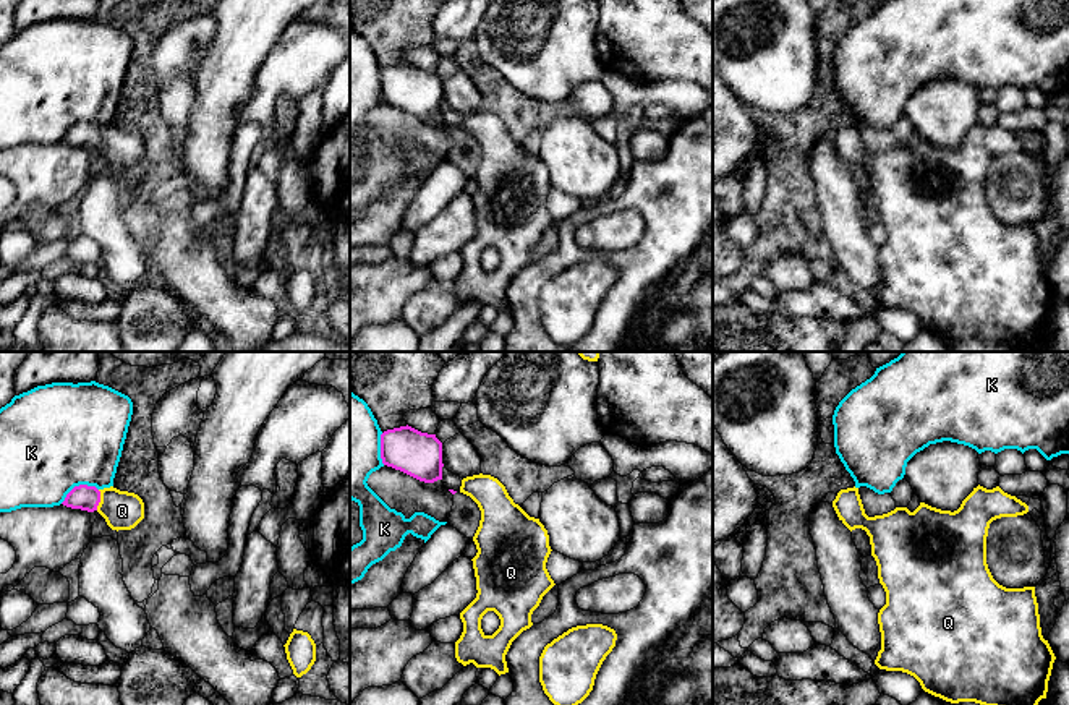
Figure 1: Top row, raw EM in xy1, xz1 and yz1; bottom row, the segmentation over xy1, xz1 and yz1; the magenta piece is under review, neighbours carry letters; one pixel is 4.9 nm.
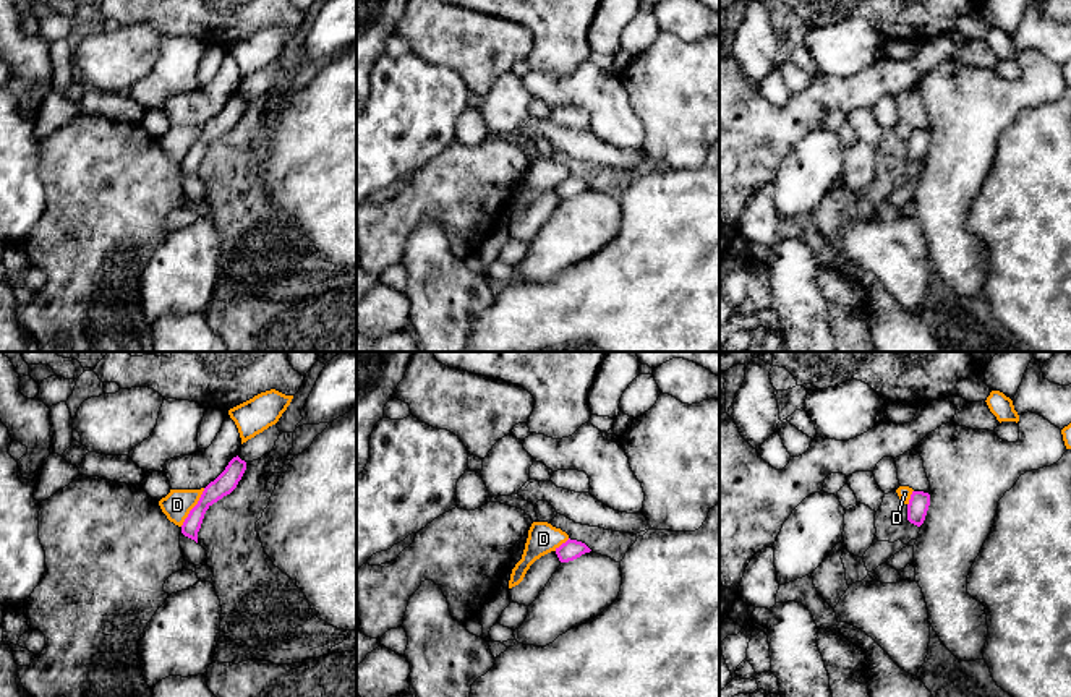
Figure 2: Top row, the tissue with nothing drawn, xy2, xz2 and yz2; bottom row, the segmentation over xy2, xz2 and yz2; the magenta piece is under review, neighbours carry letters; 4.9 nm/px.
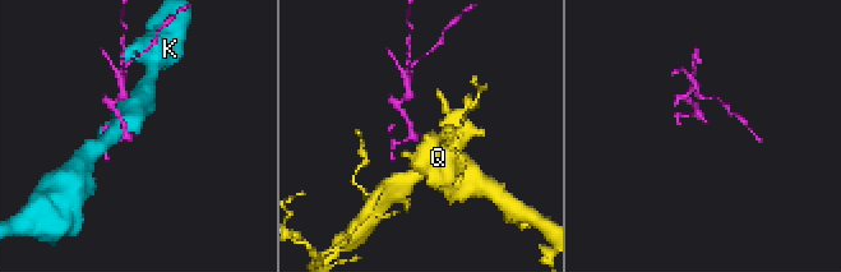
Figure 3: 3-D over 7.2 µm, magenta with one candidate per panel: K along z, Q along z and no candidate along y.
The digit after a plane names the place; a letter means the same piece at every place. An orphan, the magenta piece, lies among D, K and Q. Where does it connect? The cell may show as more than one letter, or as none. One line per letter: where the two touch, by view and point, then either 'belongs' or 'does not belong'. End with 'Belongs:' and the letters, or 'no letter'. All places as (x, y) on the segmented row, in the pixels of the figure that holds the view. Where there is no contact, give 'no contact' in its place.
D: xy2 (193, 508) | does not belong
K: xy1 (80, 485) | does not belong
Q: xy1 (99, 499) | belongs
Belongs: Q

